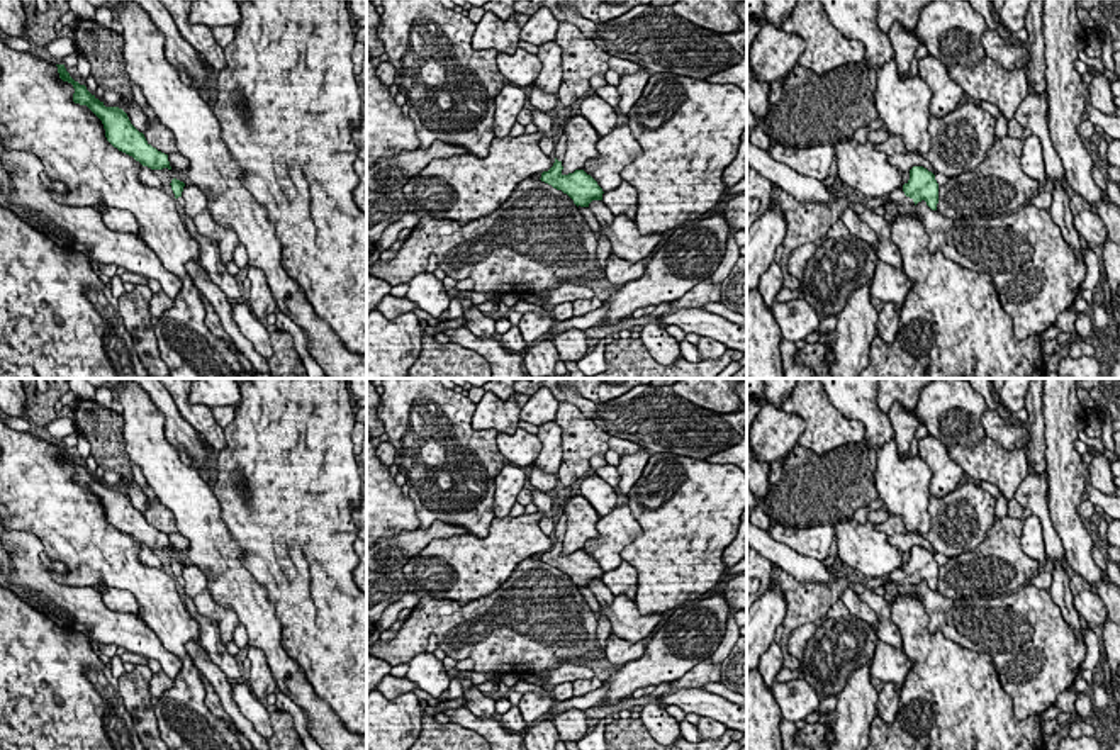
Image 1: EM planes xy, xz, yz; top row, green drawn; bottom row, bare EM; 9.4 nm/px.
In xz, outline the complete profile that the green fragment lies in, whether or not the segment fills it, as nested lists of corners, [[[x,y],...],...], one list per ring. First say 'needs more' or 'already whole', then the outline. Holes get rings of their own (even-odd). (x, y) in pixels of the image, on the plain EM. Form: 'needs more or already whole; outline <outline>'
needs more; outline [[[565,514],[557,518],[553,538],[555,543],[548,551],[541,553],[541,562],[552,565],[557,570],[567,574],[574,584],[579,587],[589,587],[592,580],[602,580],[602,568],[597,562],[587,555],[584,550],[575,550],[574,553],[563,555],[562,541],[567,531]]]

